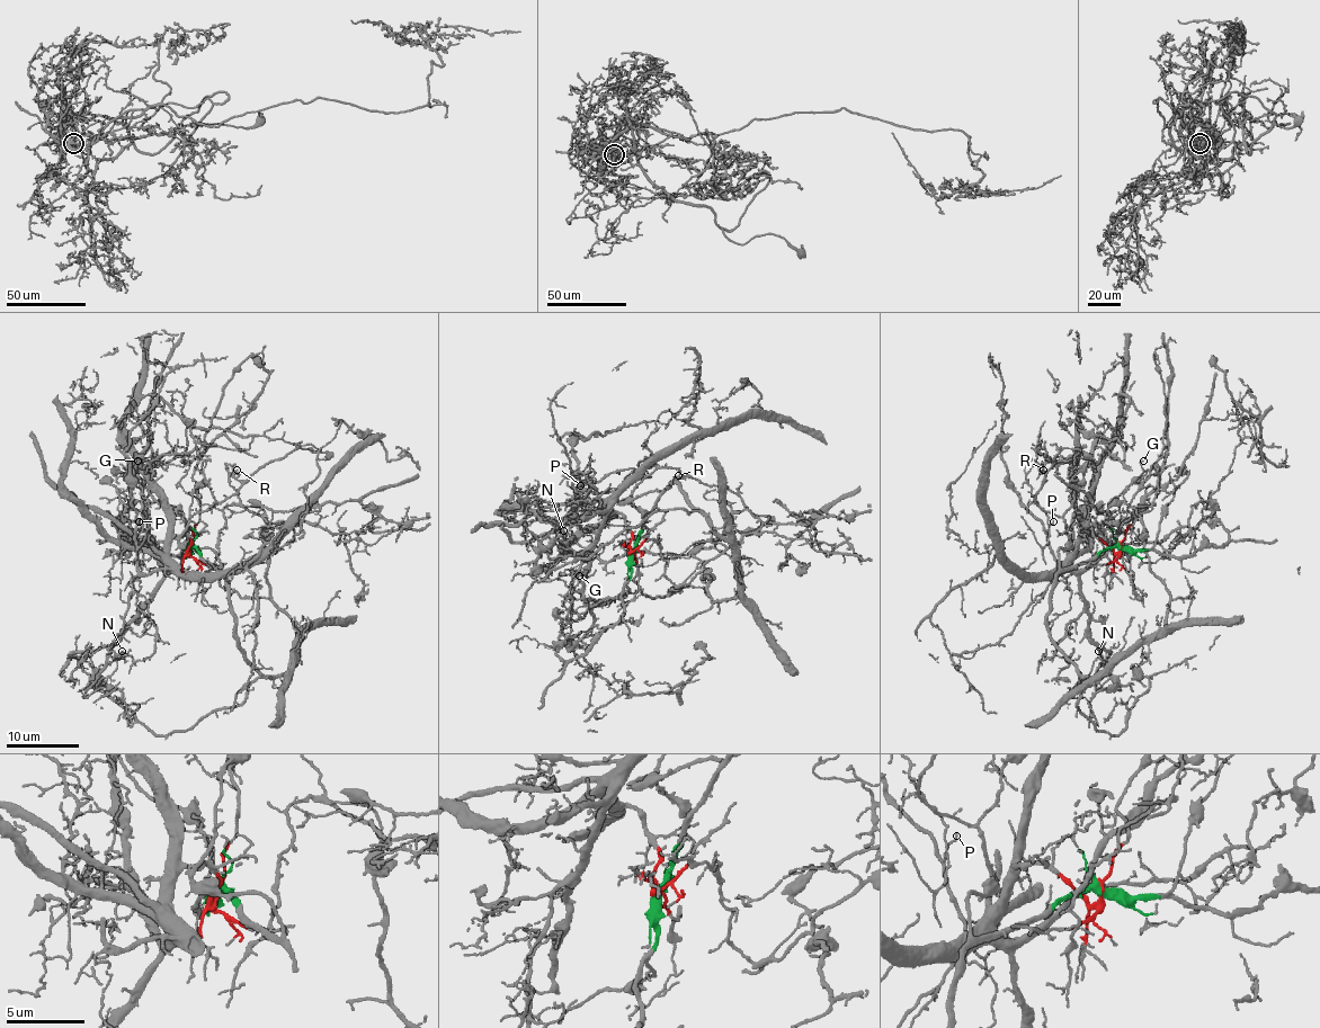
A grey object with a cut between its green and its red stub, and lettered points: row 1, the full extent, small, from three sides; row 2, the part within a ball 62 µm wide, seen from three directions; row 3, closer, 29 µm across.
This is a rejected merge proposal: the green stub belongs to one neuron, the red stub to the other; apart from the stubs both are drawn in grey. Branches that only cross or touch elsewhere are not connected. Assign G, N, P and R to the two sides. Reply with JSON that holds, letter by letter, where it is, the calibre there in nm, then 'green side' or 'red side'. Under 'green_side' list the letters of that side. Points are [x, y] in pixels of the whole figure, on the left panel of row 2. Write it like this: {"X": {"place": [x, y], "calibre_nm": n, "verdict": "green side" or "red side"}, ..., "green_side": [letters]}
{"G": {"place": [137, 461], "calibre_nm": 130, "verdict": "red side"}, "N": {"place": [122, 651], "calibre_nm": 110, "verdict": "red side"}, "P": {"place": [139, 521], "calibre_nm": 120, "verdict": "red side"}, "R": {"place": [237, 470], "calibre_nm": 140, "verdict": "green side"}, "green_side": ["R"]}

